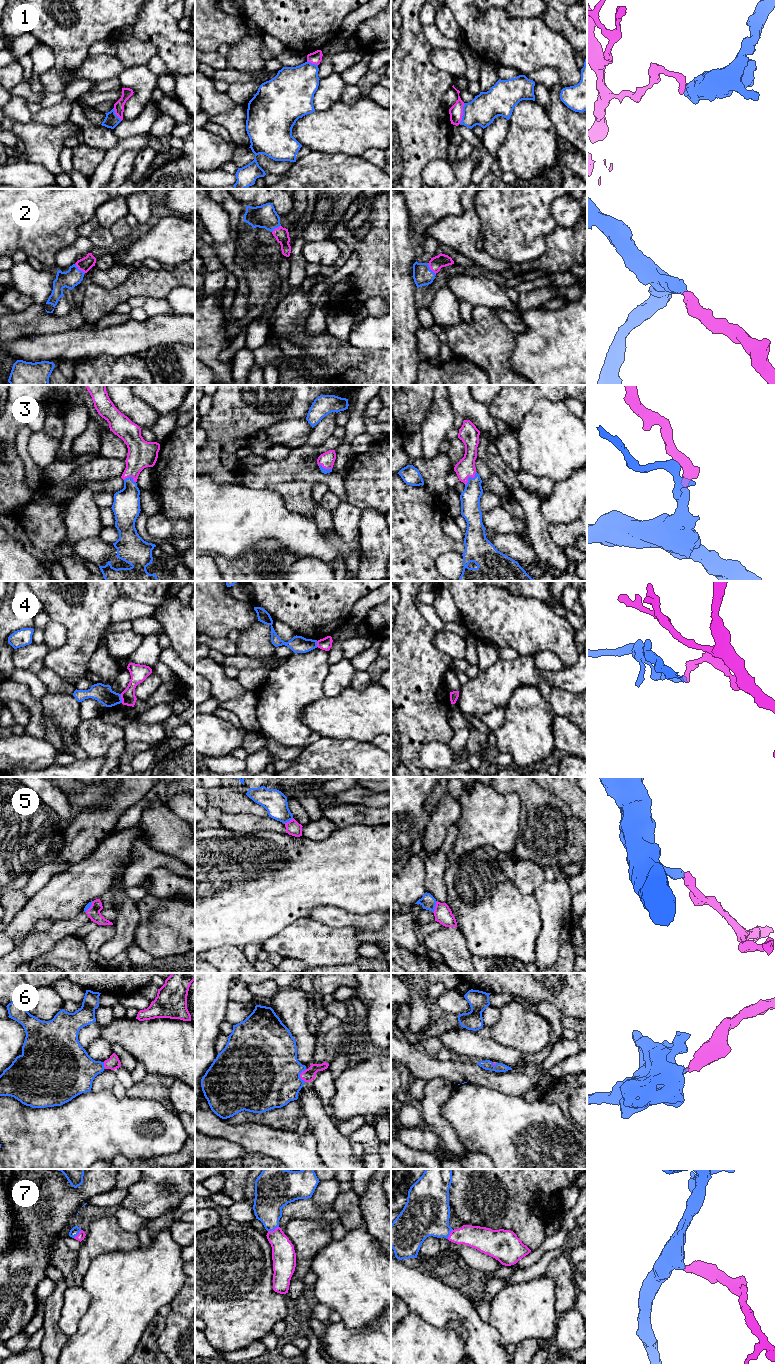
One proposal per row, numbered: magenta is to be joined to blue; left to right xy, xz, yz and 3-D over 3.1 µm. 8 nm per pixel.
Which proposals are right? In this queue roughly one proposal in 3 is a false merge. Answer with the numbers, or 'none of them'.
2, 3, 5, 6, 7

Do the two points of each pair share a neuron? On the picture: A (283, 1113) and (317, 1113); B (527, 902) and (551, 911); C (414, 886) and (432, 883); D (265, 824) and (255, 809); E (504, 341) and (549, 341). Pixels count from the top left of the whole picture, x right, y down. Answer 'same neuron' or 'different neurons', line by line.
A: different neurons
B: different neurons
C: different neurons
D: different neurons
E: different neurons

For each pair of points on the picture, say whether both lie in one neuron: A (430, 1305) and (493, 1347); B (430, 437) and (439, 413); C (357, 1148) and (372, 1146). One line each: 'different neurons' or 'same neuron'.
A: same neuron
B: same neuron
C: different neurons

